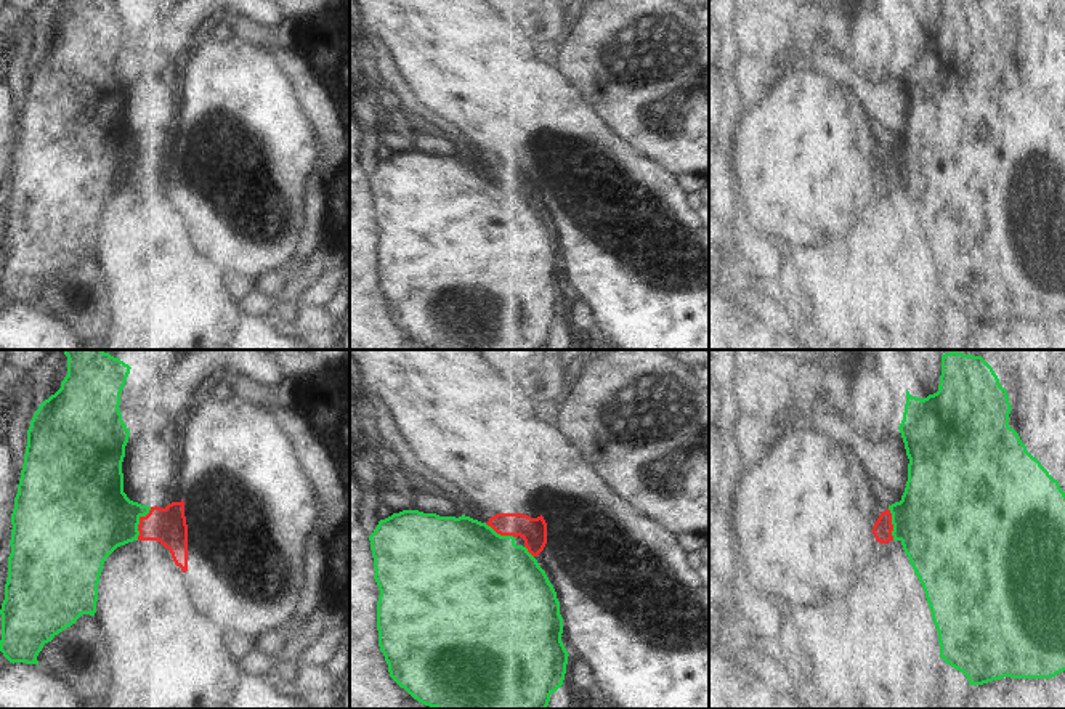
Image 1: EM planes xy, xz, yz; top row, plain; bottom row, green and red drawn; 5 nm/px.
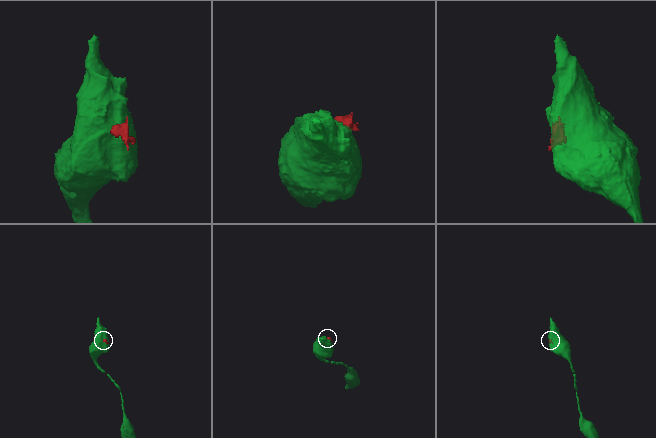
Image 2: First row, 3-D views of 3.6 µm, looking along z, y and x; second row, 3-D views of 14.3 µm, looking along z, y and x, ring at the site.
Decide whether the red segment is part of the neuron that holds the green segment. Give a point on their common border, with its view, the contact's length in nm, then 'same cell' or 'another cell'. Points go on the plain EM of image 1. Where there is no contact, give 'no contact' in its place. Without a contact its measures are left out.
contact xy (138, 164); length 180 nm; another cell

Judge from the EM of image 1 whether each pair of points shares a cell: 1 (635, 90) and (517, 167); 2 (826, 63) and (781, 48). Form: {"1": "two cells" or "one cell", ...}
{"1": "two cells", "2": "one cell"}

